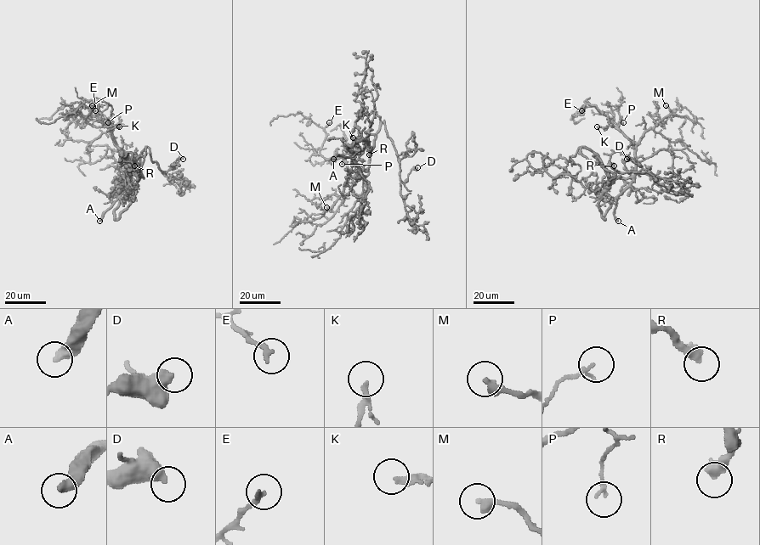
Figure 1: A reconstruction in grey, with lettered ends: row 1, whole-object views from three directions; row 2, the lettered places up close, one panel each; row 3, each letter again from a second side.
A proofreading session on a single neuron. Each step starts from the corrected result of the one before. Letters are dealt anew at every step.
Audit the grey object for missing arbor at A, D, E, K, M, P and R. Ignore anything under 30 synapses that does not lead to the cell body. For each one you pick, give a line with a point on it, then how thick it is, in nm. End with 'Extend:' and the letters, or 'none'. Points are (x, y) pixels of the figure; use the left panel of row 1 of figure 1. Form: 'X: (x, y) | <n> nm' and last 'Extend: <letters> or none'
A: (99, 221) | 400 nm
K: (119, 126) | 240 nm
M: (92, 105) | 400 nm
Extend: A, K, M

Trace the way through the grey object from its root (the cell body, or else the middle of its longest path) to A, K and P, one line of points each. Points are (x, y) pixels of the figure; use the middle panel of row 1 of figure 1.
A: (358, 158), (355, 165), (360, 173), (360, 167), (352, 159), (337, 154), (333, 159)
K: (358, 158), (355, 165), (364, 176), (352, 176), (343, 155), (352, 145), (353, 137)
P: (358, 158), (355, 165), (364, 176), (352, 176), (344, 159), (342, 164)

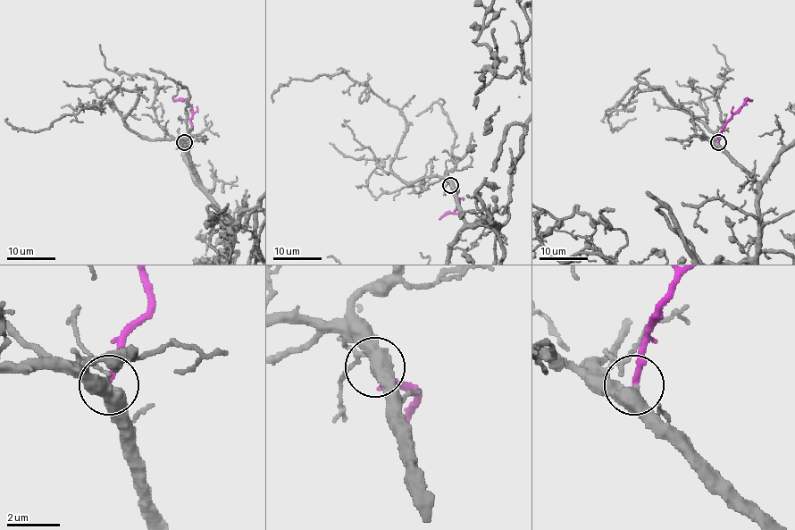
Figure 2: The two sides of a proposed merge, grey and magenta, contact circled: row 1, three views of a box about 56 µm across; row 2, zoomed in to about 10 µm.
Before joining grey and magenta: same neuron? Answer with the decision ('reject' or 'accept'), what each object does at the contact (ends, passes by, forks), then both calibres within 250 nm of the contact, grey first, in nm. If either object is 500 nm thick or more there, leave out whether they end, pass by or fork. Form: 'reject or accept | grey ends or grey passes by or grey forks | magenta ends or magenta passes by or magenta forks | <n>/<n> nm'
accept | 500/240 nm

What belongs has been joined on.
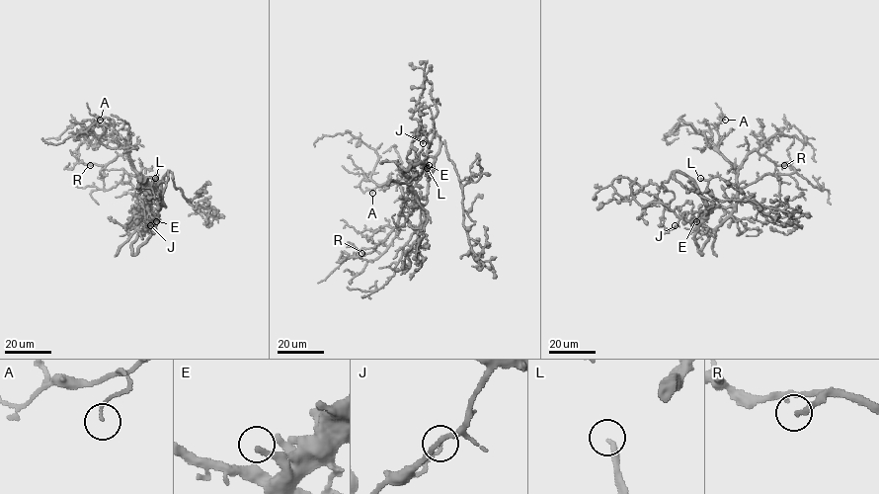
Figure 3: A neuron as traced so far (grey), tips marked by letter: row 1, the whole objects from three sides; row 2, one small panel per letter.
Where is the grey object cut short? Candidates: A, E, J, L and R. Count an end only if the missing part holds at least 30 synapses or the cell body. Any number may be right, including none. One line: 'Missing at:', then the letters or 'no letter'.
Missing at: L, R

